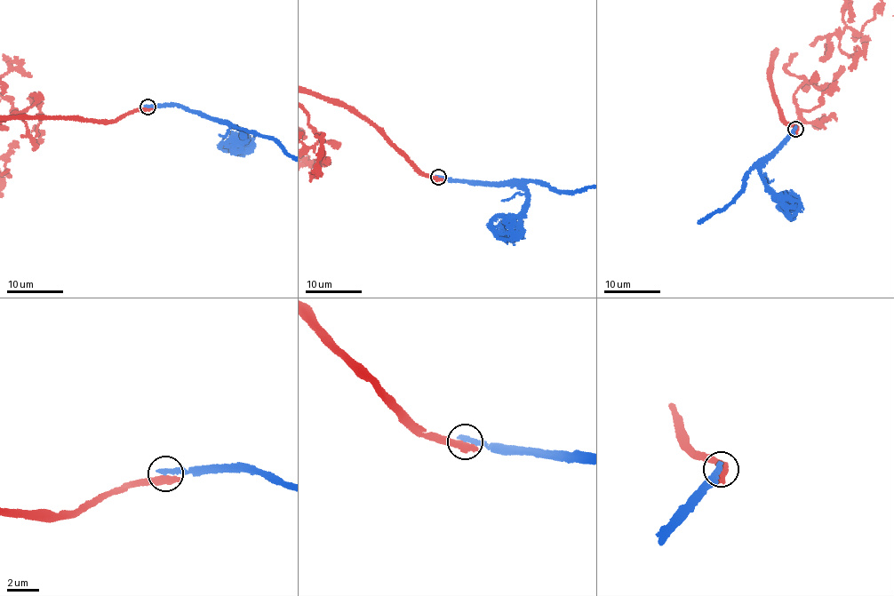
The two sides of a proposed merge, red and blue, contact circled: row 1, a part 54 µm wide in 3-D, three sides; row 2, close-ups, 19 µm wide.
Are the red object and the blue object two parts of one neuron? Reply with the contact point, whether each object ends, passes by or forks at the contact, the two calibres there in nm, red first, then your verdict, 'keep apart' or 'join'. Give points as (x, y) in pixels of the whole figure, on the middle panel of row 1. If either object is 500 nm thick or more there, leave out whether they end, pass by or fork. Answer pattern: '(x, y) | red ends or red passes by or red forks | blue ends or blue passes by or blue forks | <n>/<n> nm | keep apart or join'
(438, 177) | 550/360 nm | keep apart

